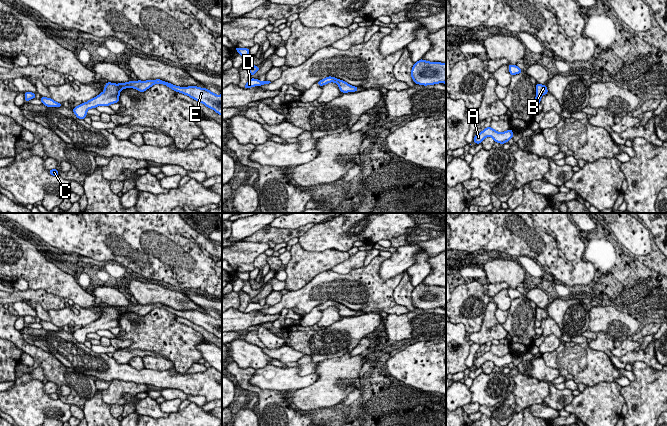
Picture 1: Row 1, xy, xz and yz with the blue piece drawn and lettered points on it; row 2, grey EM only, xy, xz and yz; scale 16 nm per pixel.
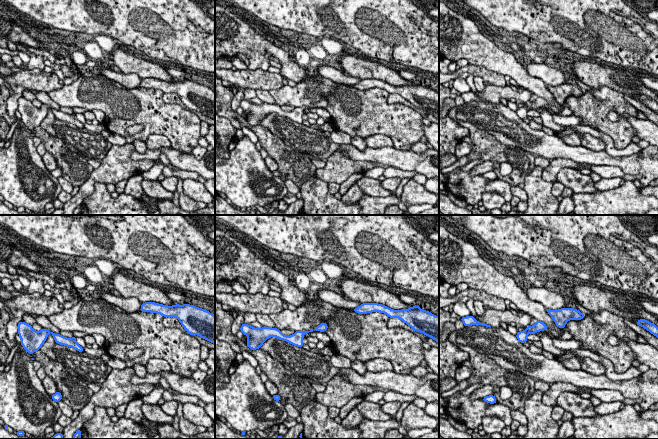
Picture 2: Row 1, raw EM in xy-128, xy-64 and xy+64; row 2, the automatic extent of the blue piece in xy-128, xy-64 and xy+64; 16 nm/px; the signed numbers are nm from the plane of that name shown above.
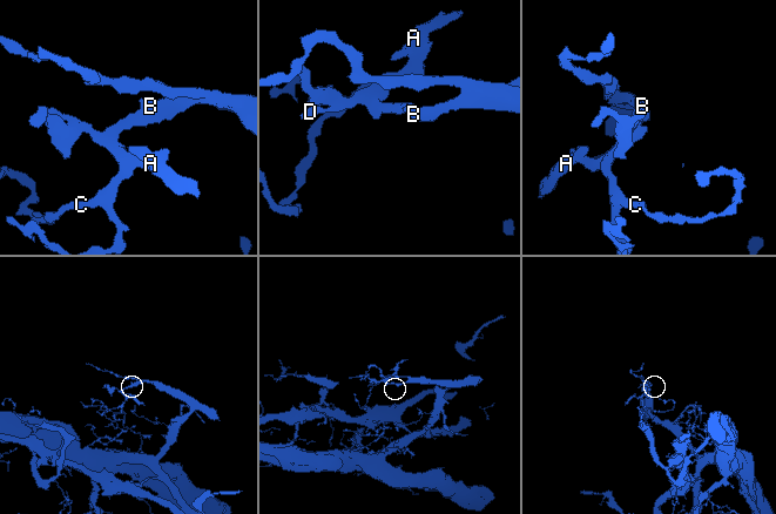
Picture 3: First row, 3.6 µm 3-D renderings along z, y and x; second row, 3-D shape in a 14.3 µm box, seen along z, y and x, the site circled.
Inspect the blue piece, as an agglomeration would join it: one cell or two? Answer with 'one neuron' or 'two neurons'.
one neuron

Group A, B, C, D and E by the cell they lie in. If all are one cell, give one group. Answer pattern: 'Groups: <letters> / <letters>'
Groups: A B C D E

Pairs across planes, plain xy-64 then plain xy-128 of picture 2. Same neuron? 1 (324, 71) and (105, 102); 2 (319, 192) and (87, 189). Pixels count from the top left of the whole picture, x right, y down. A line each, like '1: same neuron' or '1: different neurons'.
1: different neurons
2: different neurons

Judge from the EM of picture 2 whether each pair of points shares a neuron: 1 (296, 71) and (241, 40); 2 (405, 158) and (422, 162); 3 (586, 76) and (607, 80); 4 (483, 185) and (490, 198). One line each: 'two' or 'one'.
1: one
2: one
3: one
4: two

